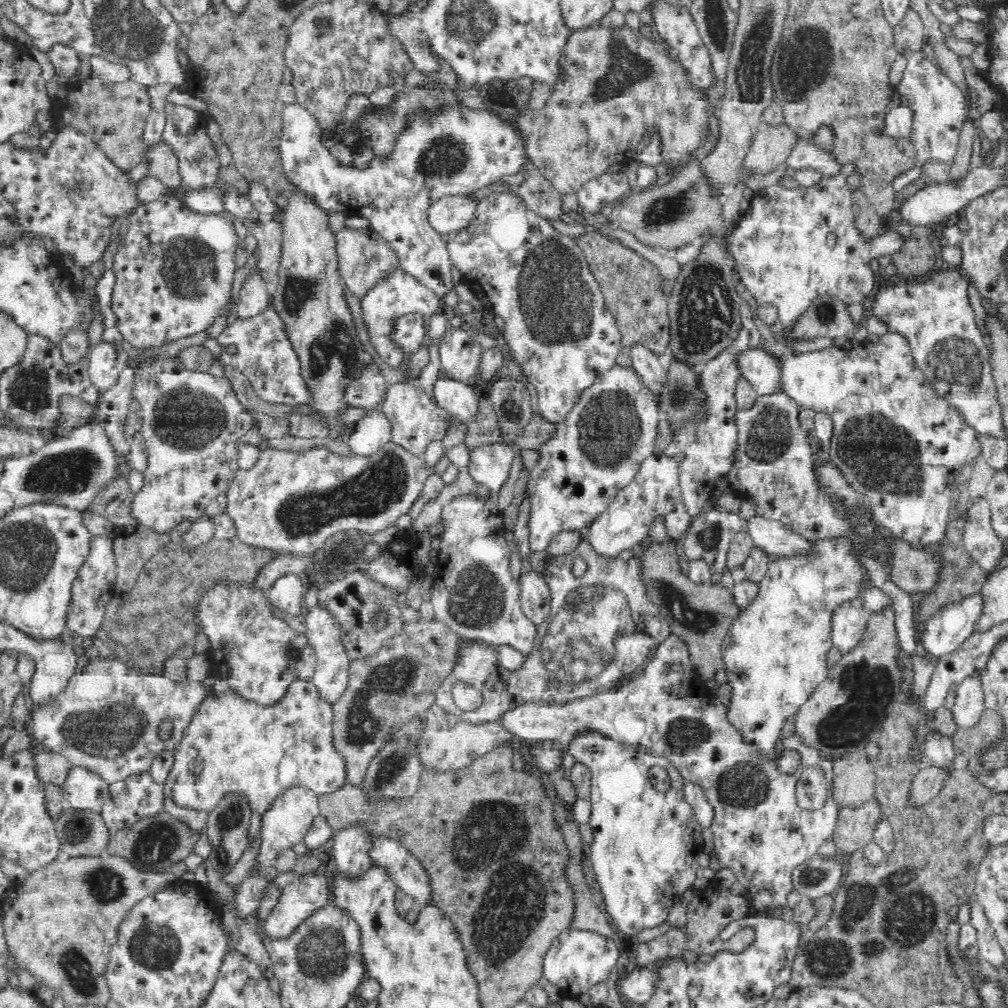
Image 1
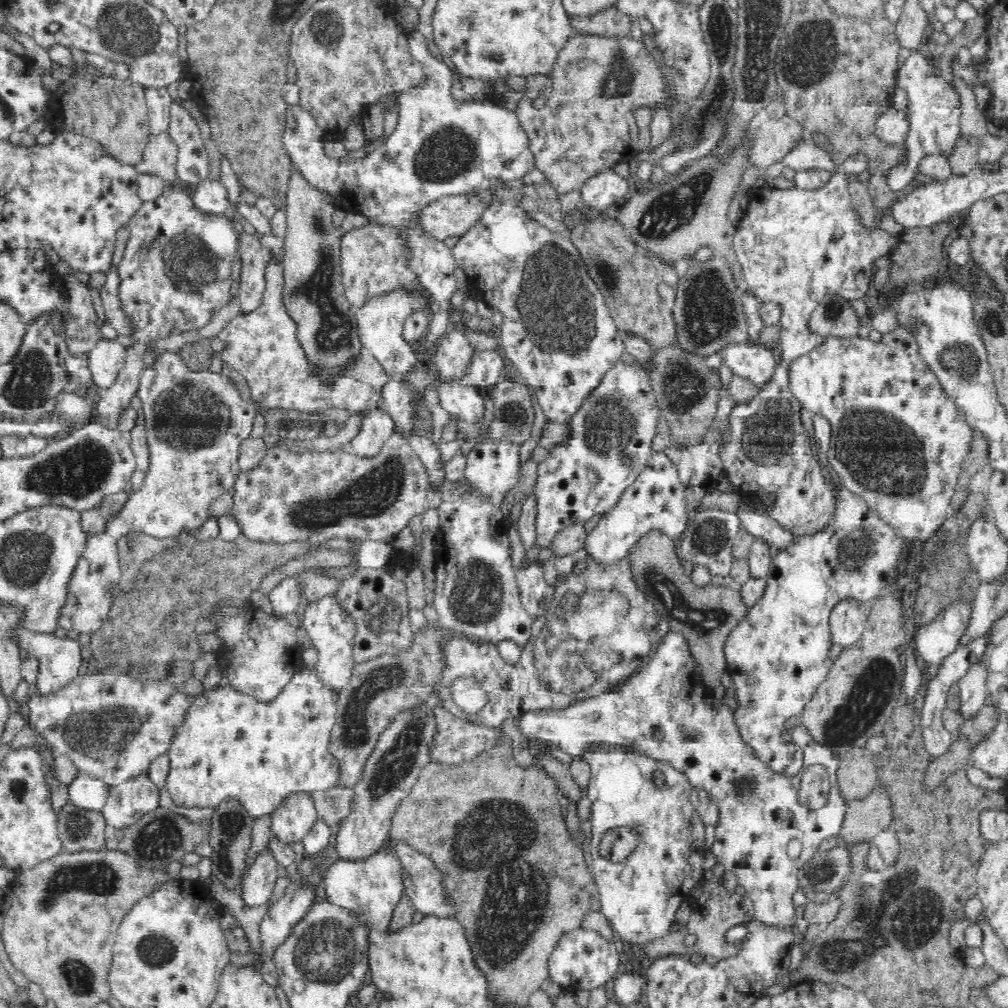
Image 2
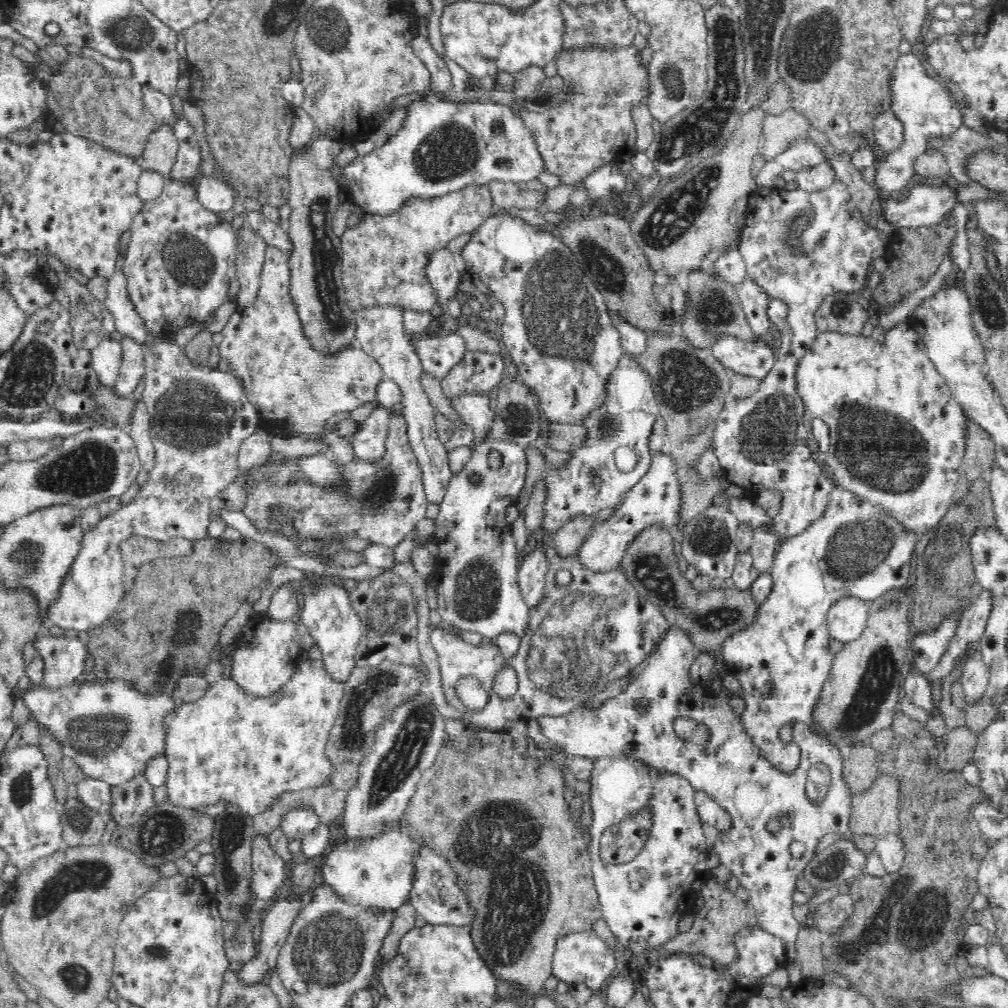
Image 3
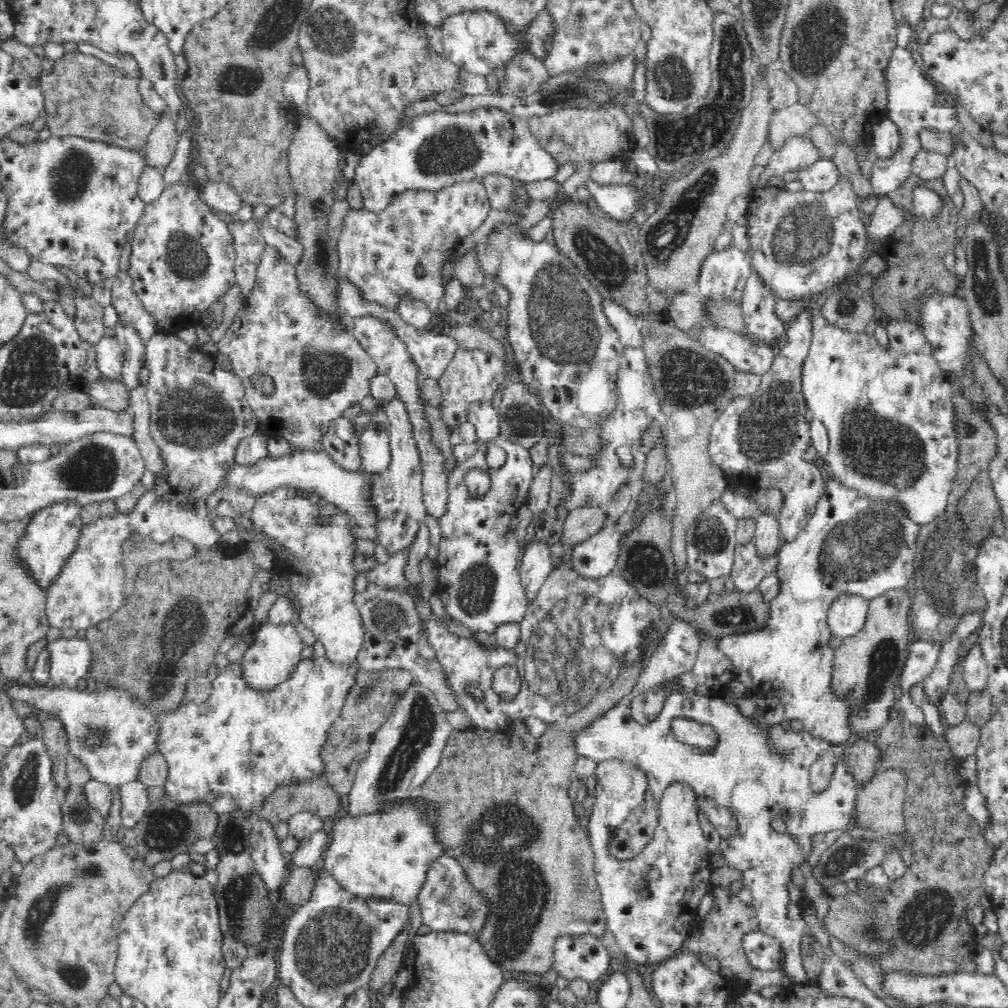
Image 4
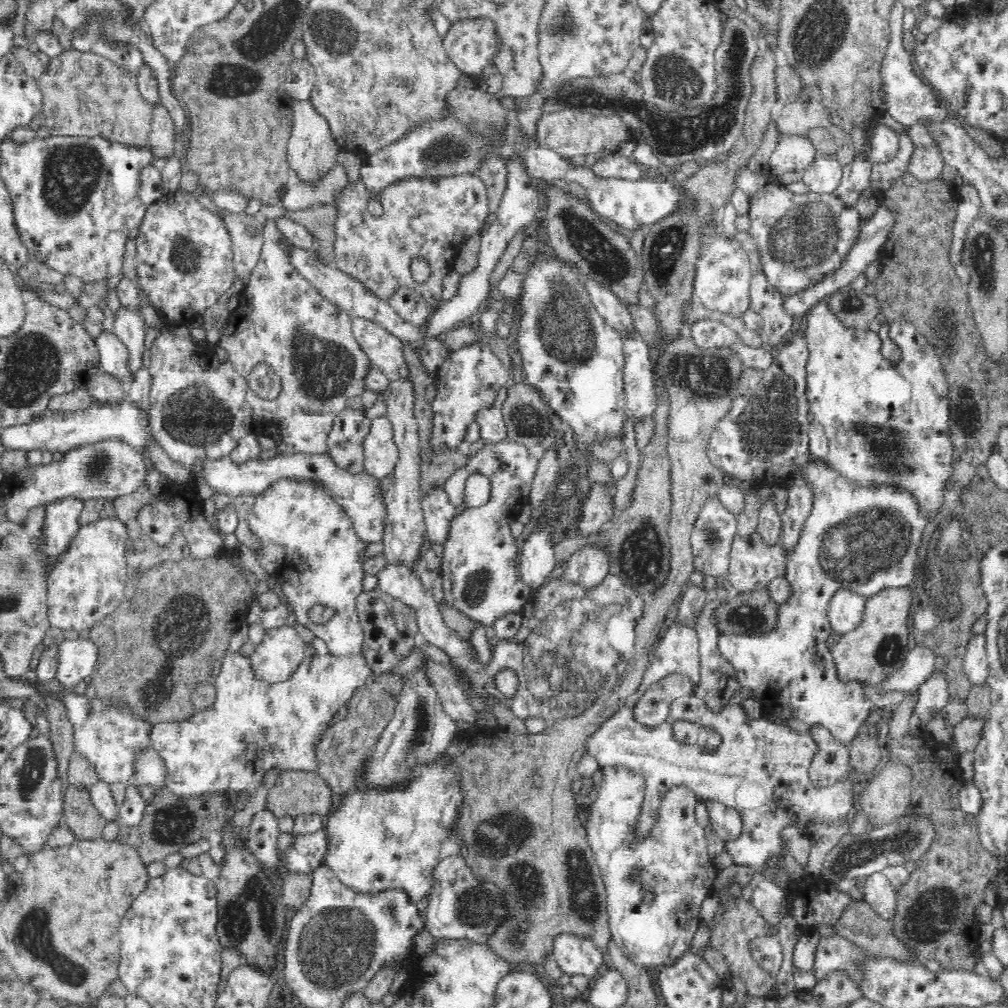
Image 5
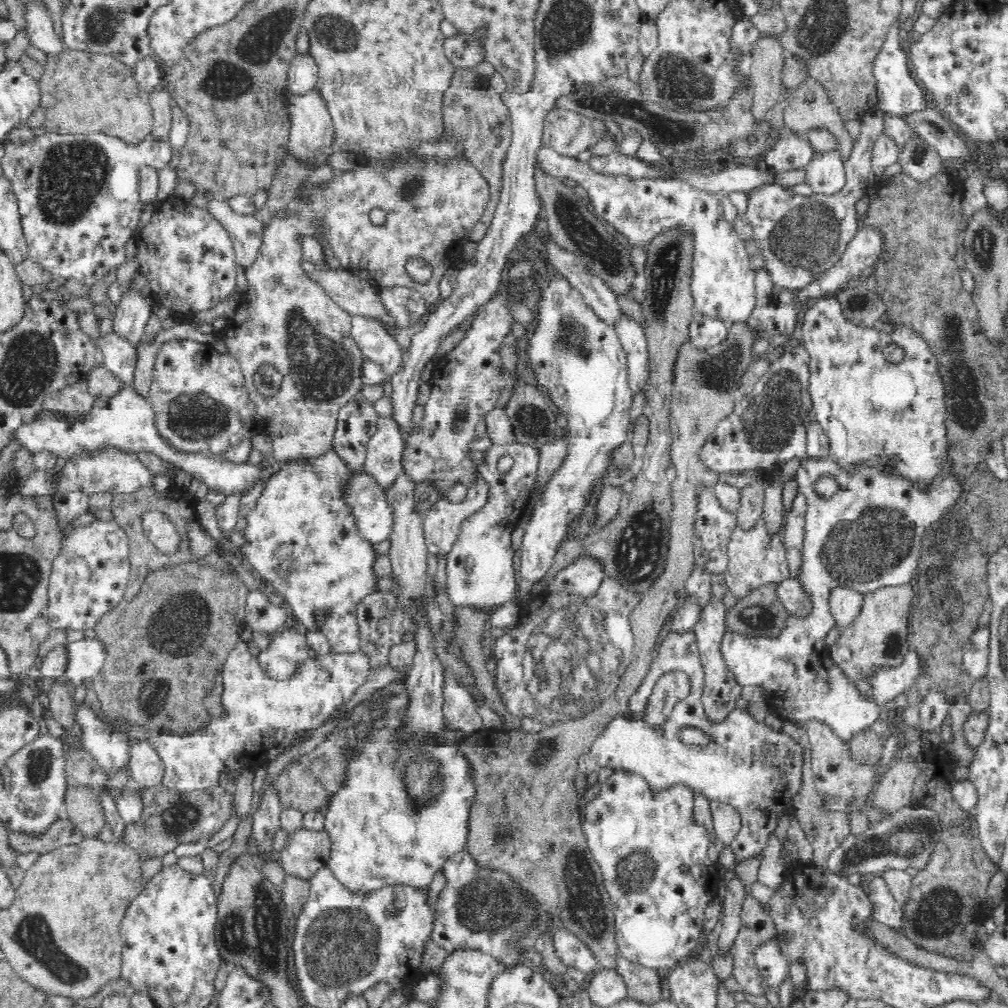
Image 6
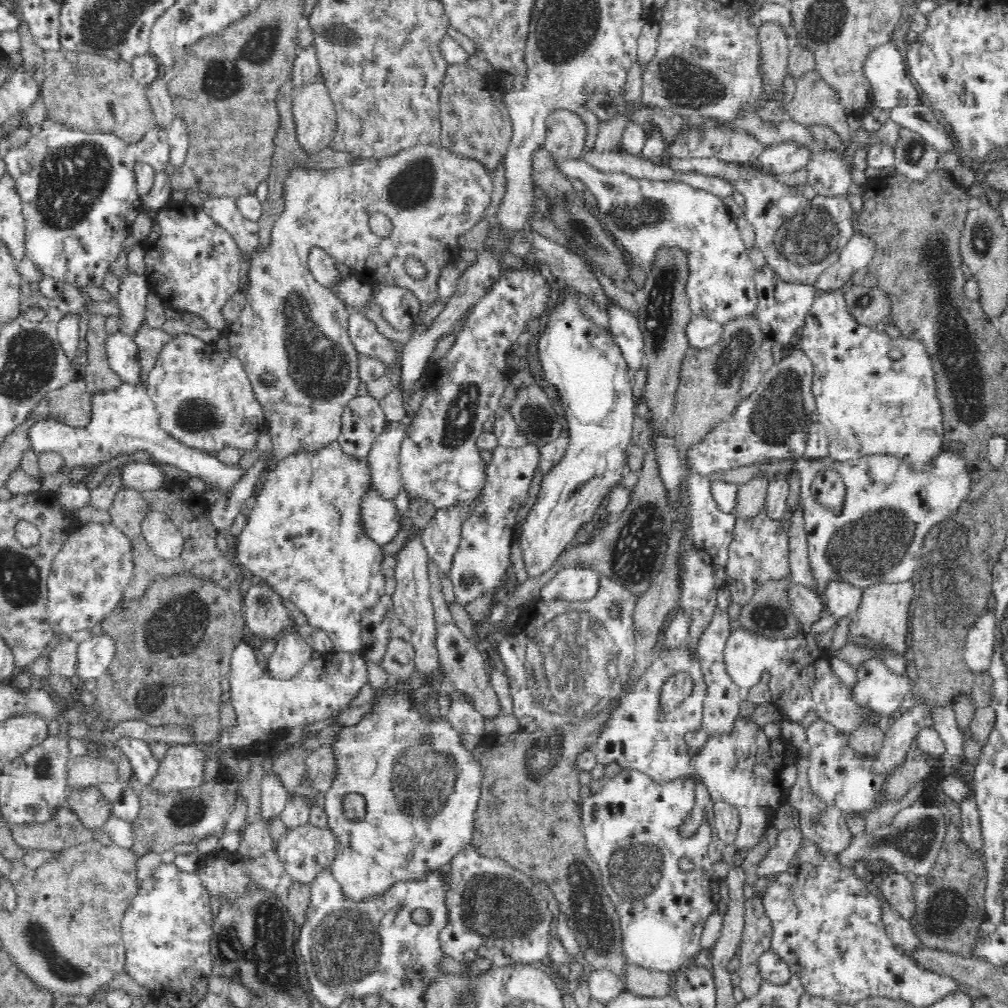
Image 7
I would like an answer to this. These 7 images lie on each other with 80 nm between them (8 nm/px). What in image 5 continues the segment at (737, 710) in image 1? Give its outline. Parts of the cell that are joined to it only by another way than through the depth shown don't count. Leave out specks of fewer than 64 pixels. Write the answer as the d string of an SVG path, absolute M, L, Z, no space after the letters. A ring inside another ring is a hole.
M811 459L811 461L804 466L804 475L806 475L806 479L814 485L814 502L812 512L810 512L806 525L800 534L798 543L796 543L796 546L792 546L790 552L786 553L786 564L784 564L783 577L788 580L788 585L790 585L790 598L788 598L786 602L778 604L777 618L771 631L765 632L760 636L747 636L741 634L722 635L718 639L717 645L724 658L732 664L740 686L748 686L748 688L752 688L752 696L754 699L760 701L762 714L764 716L772 716L772 718L778 718L778 720L799 718L804 724L808 724L808 728L818 728L818 726L819 728L825 728L835 741L842 744L848 744L851 740L856 738L857 732L863 731L861 728L863 718L874 704L866 700L864 697L862 685L839 682L838 680L838 675L836 675L835 670L836 666L831 653L831 646L827 645L828 636L830 636L830 632L832 632L827 617L829 603L840 590L853 591L854 593L860 594L862 597L868 599L873 598L876 594L882 593L885 589L902 589L903 587L911 587L914 578L914 560L917 558L918 546L920 546L920 542L922 541L922 530L925 529L927 520L919 514L919 508L917 508L915 500L913 500L905 490L889 488L889 486L878 486L878 488L852 486L851 483L845 481L845 478L839 476L832 467L828 466L825 460Z

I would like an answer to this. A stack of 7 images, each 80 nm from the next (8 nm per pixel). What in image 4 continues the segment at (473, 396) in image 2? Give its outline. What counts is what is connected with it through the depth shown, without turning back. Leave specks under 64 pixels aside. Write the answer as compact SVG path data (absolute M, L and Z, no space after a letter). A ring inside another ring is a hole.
M491 400L470 401L465 412L468 422L476 426L478 441L488 441L499 436L499 416Z

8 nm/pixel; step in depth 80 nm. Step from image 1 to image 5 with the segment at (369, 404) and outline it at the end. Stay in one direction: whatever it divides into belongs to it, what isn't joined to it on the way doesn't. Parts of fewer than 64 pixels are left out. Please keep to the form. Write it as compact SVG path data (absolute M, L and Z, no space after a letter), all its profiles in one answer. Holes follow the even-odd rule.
M273 220L265 221L263 236L258 266L250 274L243 292L245 300L248 300L248 316L244 316L242 324L236 326L234 334L224 332L224 338L236 336L238 340L220 339L218 344L228 352L228 361L235 371L245 379L252 380L252 370L260 364L268 366L280 378L281 389L276 398L260 398L252 386L245 396L256 418L266 418L268 424L274 424L274 432L278 438L277 452L324 454L328 450L326 437L334 426L334 419L348 407L348 398L358 398L367 389L364 378L368 376L373 364L353 335L348 314L320 295L316 287L292 266L283 249L286 238L275 229Z

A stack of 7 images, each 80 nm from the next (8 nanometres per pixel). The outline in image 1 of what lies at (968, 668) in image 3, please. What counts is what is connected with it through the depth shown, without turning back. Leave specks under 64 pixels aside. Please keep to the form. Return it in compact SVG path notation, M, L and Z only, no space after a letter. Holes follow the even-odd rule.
M980 675L964 679L957 685L951 717L956 728L972 728L978 724L985 709Z

